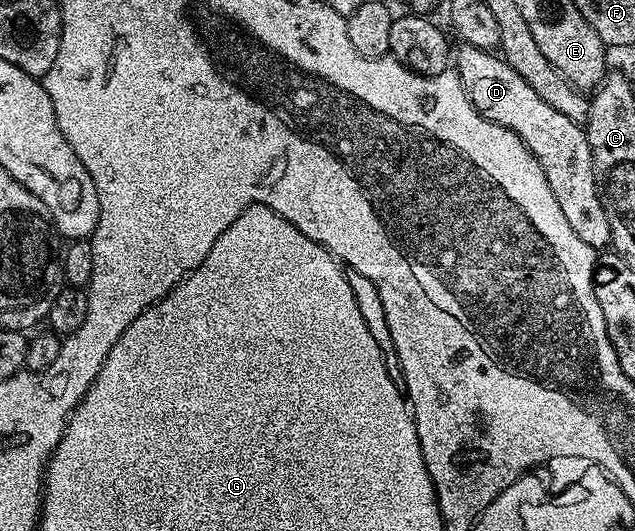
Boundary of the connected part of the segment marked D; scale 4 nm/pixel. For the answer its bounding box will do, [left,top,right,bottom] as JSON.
[456,44,609,250]

